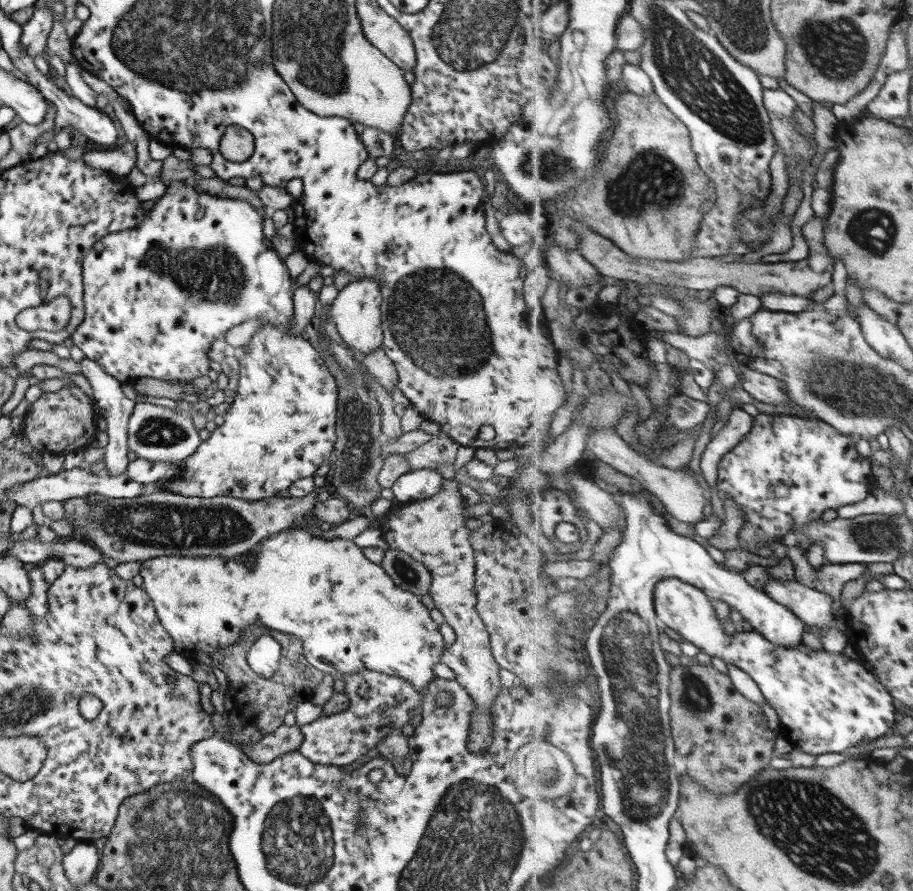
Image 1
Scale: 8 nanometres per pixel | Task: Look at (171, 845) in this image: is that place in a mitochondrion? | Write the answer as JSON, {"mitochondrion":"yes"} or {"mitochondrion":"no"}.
{"mitochondrion":"yes"}

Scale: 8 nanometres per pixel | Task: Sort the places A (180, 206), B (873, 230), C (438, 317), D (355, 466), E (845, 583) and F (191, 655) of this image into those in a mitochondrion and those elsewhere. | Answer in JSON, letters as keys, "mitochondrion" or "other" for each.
{"A":"other","B":"mitochondrion","C":"mitochondrion","D":"mitochondrion","E":"other","F":"other"}

